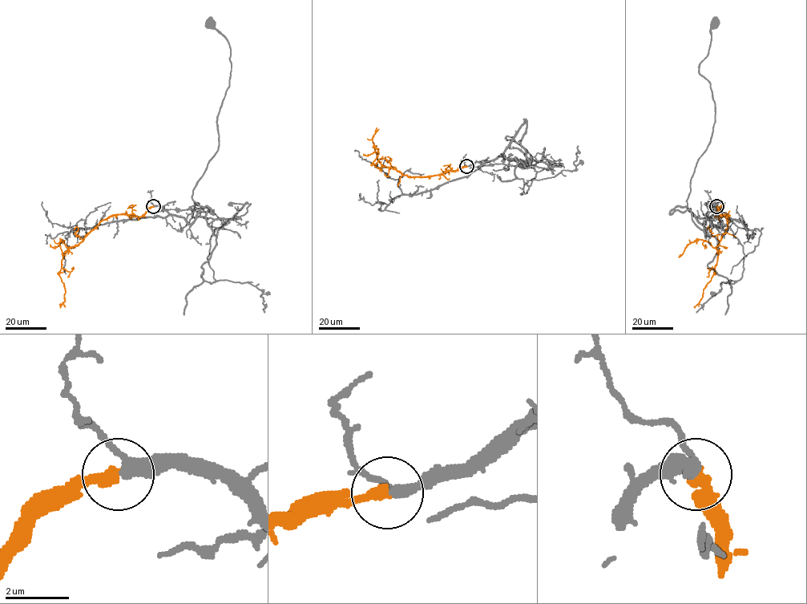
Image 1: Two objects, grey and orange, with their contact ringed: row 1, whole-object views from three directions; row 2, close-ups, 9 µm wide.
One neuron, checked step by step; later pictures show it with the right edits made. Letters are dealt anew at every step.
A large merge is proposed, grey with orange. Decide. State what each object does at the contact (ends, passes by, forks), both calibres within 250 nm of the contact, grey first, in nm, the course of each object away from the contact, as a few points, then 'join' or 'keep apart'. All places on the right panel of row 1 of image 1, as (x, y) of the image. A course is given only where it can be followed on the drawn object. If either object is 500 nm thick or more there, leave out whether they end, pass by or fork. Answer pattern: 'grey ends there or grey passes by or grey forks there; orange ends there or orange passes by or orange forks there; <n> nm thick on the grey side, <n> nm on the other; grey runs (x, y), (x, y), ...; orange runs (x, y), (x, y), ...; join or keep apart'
grey passes by; orange ends there; 240 nm thick on the grey side, 260 nm on the other; grey runs (716, 206), (701, 224), (686, 200), (691, 178), (709, 143), (715, 119), (710, 83), (699, 73), (715, 23); orange runs (716, 206), (721, 216), (727, 216), (728, 227), (716, 248), (719, 253), (714, 274), (694, 306); join

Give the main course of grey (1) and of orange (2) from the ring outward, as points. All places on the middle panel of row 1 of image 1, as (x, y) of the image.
1: (467, 166), (499, 156), (514, 137), (506, 135), (531, 156), (530, 164), (545, 149), (541, 160), (522, 164)
2: (467, 166), (429, 176), (408, 177), (389, 167), (375, 167), (373, 164), (378, 152), (373, 143)

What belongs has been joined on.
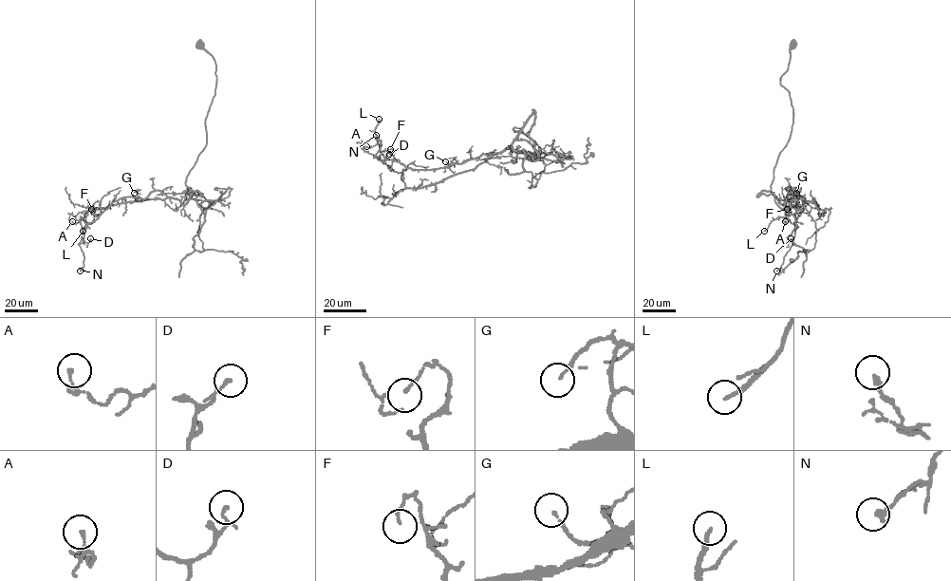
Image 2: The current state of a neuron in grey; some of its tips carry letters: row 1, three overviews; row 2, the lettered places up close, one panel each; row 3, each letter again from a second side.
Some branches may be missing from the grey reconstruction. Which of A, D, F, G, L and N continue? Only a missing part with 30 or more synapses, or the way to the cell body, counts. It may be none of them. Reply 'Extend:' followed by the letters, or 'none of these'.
Extend: none of these

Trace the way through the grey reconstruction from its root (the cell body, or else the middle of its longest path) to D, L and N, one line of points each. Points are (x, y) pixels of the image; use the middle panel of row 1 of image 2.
D: (531, 157), (553, 140), (539, 157), (516, 127), (508, 147), (460, 164), (377, 159), (389, 154)
L: (531, 157), (553, 140), (539, 157), (514, 127), (502, 151), (412, 170), (381, 153), (379, 119)
N: (531, 157), (553, 140), (539, 157), (514, 127), (502, 151), (412, 170), (377, 159), (376, 135)

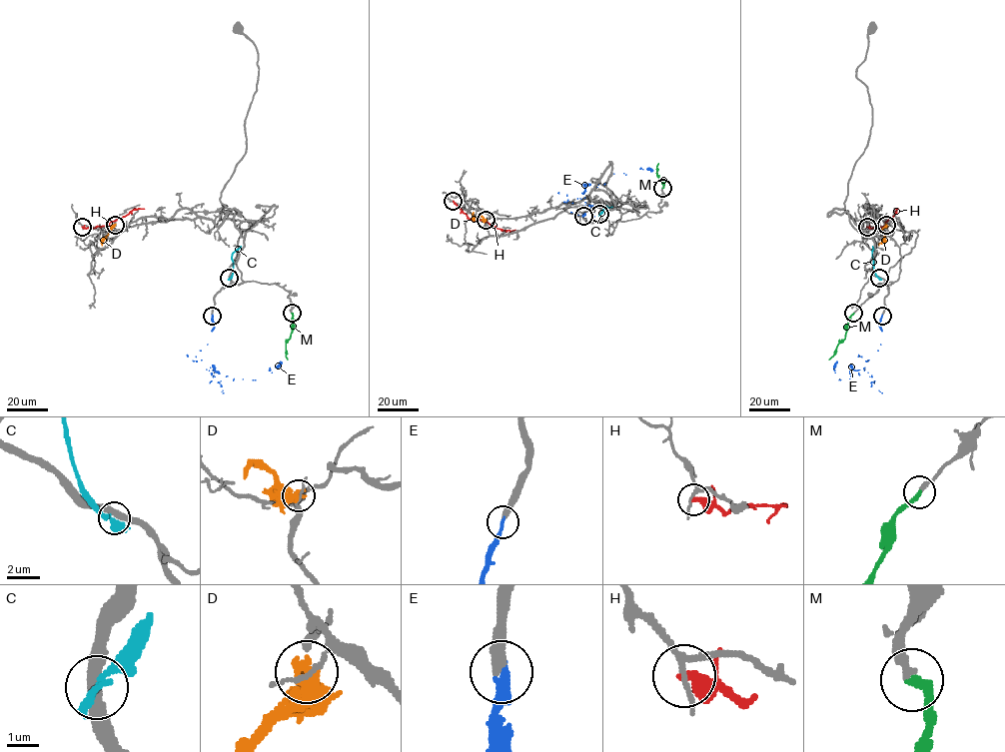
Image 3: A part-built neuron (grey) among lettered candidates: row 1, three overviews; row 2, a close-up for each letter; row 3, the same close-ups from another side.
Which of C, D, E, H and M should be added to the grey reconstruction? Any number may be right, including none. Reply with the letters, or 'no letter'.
E, M

